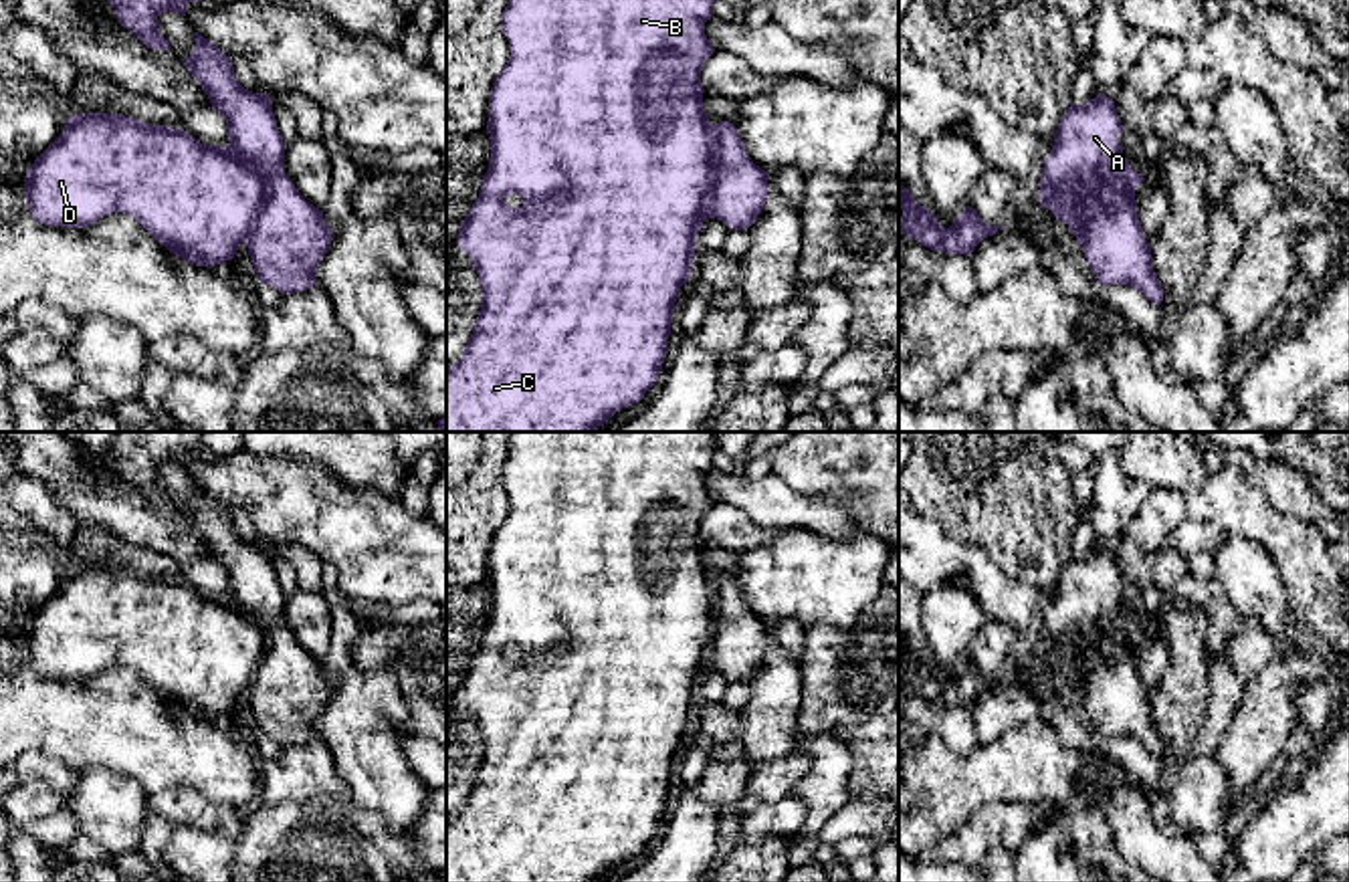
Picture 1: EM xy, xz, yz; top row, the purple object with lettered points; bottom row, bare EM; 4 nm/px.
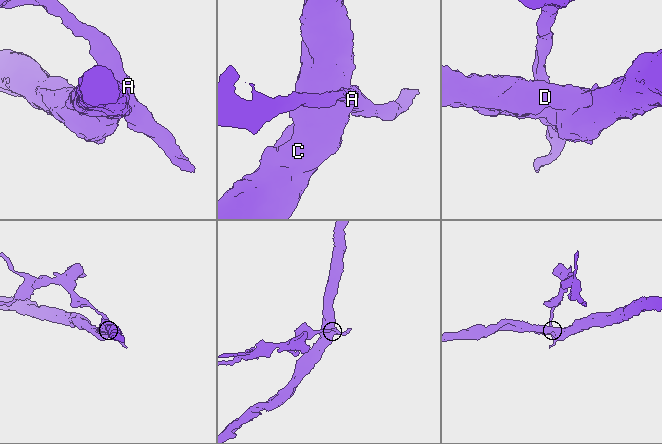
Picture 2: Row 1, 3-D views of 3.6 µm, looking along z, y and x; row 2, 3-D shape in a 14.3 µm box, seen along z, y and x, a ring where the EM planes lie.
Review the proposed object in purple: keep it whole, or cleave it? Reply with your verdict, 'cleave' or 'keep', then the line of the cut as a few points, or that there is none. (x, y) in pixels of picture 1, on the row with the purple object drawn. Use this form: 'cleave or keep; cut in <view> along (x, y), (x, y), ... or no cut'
cleave; cut in yz along (1109, 182), (1095, 174), (1083, 176), (1067, 200), (1053, 212)

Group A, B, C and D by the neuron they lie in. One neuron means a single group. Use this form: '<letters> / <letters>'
A / B C D

